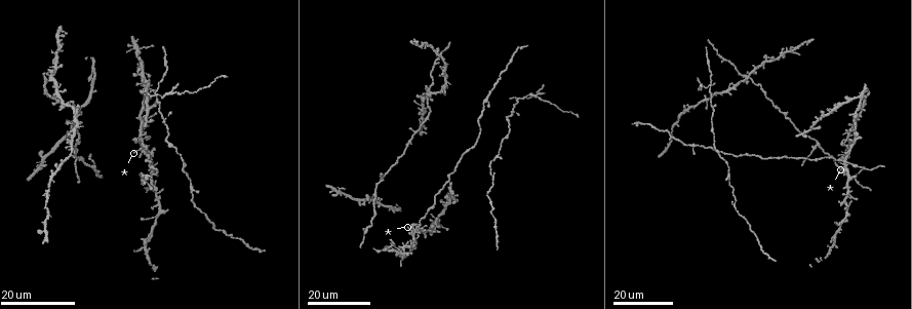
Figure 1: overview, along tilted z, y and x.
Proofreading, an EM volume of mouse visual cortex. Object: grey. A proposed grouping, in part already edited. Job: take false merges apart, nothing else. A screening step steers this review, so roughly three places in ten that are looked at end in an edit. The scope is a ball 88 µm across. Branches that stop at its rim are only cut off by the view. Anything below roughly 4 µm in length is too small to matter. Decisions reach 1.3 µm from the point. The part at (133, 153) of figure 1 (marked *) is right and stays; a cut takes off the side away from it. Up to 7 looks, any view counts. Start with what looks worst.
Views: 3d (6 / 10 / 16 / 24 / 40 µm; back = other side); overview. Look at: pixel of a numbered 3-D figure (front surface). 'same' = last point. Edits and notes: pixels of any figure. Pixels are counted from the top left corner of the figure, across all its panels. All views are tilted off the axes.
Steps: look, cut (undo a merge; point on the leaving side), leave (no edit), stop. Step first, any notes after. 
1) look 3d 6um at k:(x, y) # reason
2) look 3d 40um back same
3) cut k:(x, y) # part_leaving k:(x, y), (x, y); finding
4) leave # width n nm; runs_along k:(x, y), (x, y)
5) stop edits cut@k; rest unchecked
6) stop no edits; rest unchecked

look 3d 16um at 1:(710, 85) # four arms meet

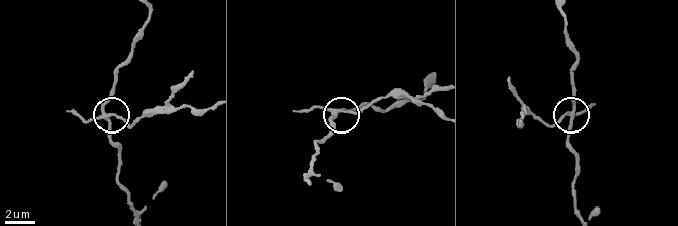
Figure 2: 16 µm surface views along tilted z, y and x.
look 3d 6um at 2:(105, 114) # closer look

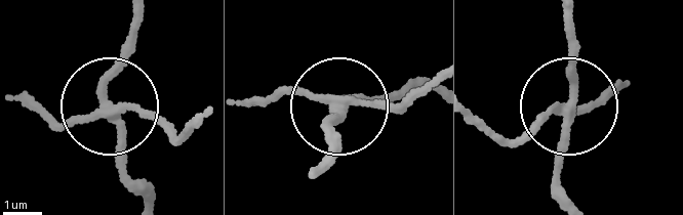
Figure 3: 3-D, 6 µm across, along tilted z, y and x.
cut 3:(56, 125) # side_arm 17 um; part_leaving 3:(345, 99), (386, 105), (428, 93); a second neuron is stuck on

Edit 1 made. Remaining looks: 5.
look overview

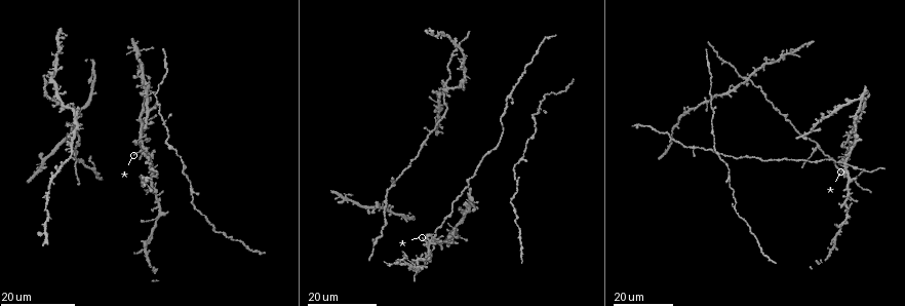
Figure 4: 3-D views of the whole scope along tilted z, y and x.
look 3d 24um at 4:(446, 83) # small branch off a trunk

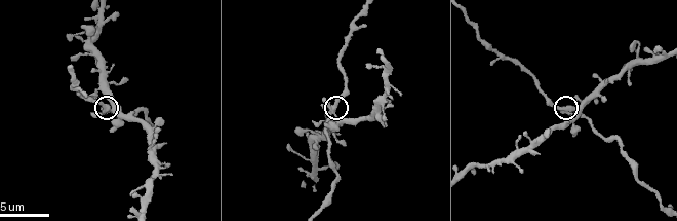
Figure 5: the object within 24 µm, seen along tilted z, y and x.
look 3d 6um at 5:(335, 108)

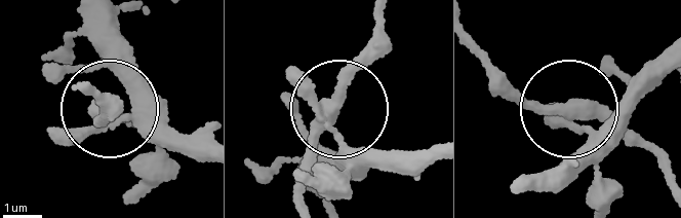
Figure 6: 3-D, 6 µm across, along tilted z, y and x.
leave # side_arm 21 um; all the same neuron

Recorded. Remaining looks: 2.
look 3d 16um at 4:(147, 109) # looks like a crossing

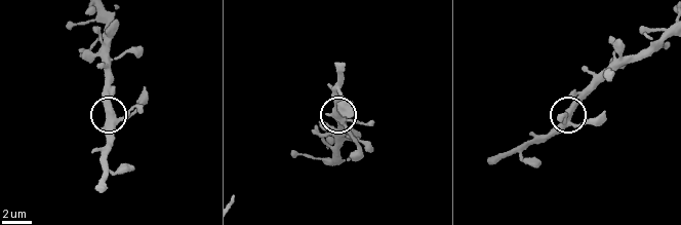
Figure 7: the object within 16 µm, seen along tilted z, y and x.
look 3d 10um at 7:(115, 123)

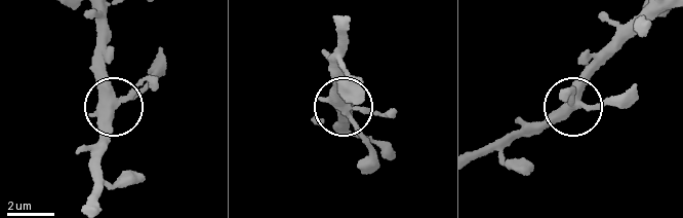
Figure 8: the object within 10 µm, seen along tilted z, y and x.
leave # width 390 nm; all the same neuron

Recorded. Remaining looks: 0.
stop edits cut@3; rest unchecked

